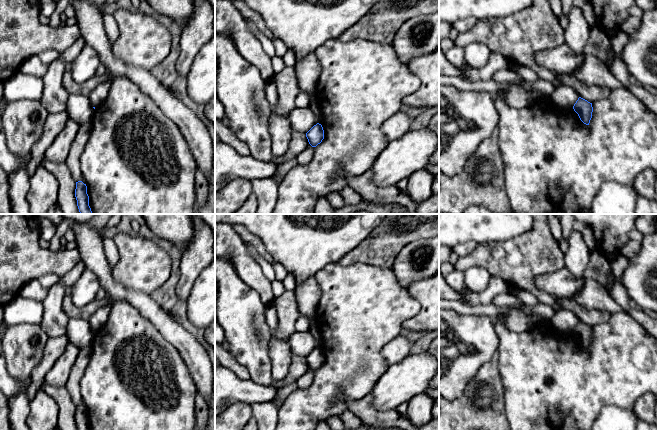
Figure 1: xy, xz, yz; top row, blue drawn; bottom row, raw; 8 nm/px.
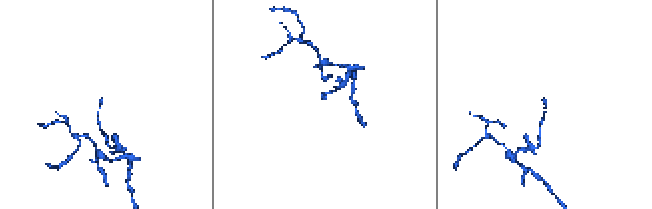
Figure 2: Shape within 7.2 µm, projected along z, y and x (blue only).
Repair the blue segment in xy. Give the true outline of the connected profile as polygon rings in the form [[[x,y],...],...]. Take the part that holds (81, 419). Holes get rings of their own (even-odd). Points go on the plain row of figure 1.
[[[82,405],[76,406],[75,421],[77,424],[77,430],[89,430],[87,410]]]

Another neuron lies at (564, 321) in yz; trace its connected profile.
[[[559,307],[555,310],[554,316],[549,321],[555,333],[567,334],[573,332],[579,319],[573,311]]]

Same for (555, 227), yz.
[[[546,214],[546,215],[550,231],[554,239],[558,243],[560,243],[560,241],[562,240],[562,227],[560,224],[560,220],[557,218],[556,214]]]

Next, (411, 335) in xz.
[[[403,331],[406,337],[411,341],[417,341],[419,338],[423,336],[425,332],[423,331]]]

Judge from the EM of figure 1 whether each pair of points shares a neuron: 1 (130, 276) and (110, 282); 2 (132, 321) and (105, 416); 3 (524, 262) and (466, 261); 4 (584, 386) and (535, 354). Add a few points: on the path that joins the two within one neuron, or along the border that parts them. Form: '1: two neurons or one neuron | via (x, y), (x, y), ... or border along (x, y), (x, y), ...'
1: two neurons | border along (111, 268), (111, 274), (116, 280), (136, 291)
2: one neuron | via (117, 345), (111, 355), (111, 392)
3: one neuron | via (510, 264), (491, 264), (487, 261), (480, 261)
4: one neuron | via (572, 384), (565, 384), (547, 366)

